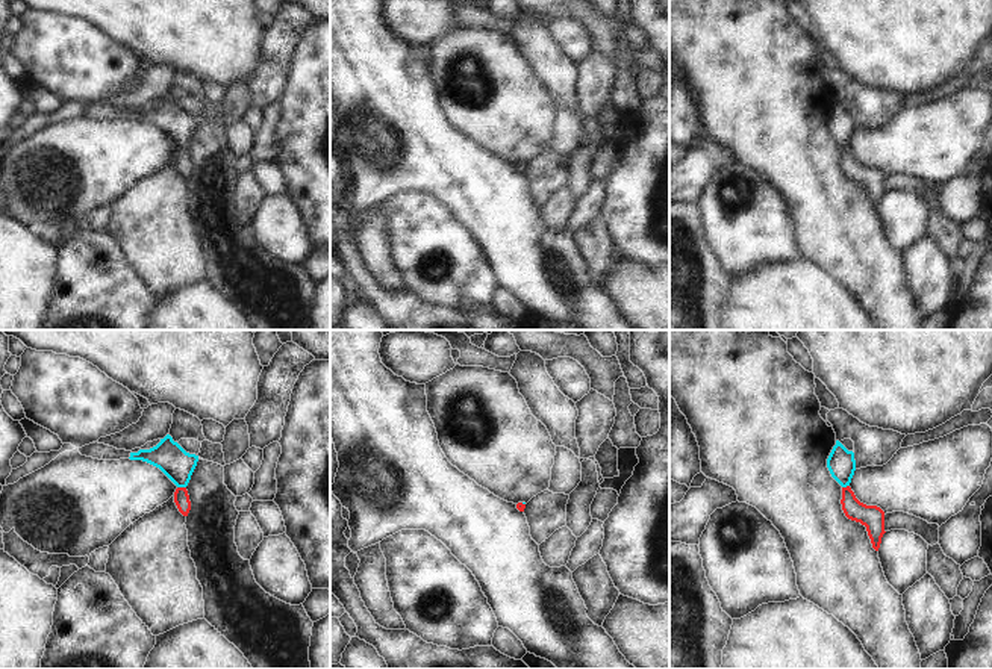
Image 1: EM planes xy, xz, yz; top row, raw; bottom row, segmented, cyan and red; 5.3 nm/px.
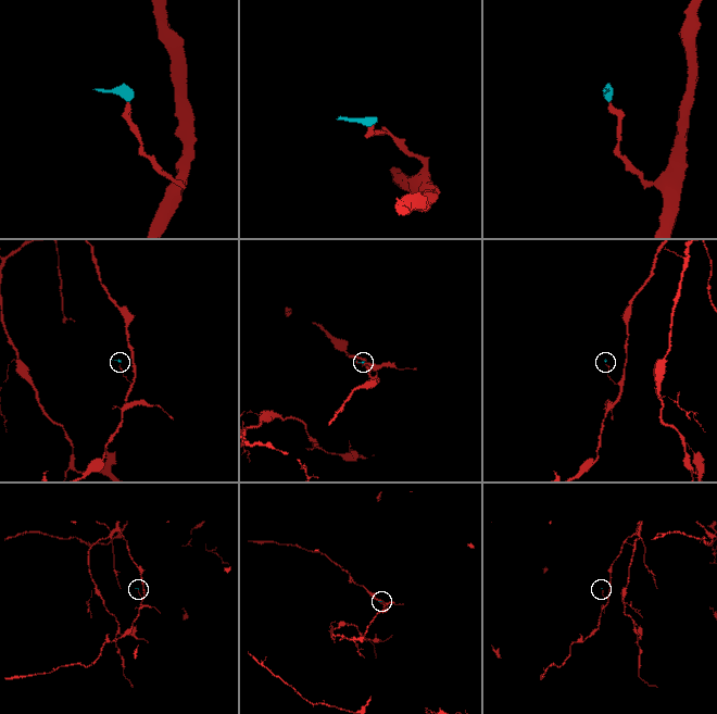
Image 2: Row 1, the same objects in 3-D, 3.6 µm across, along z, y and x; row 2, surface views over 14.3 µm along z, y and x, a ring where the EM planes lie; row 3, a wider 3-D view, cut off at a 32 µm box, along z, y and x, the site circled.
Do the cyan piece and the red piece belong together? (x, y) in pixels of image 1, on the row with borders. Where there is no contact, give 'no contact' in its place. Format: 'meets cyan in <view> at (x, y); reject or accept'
meets cyan in xy at (182, 486); accept

